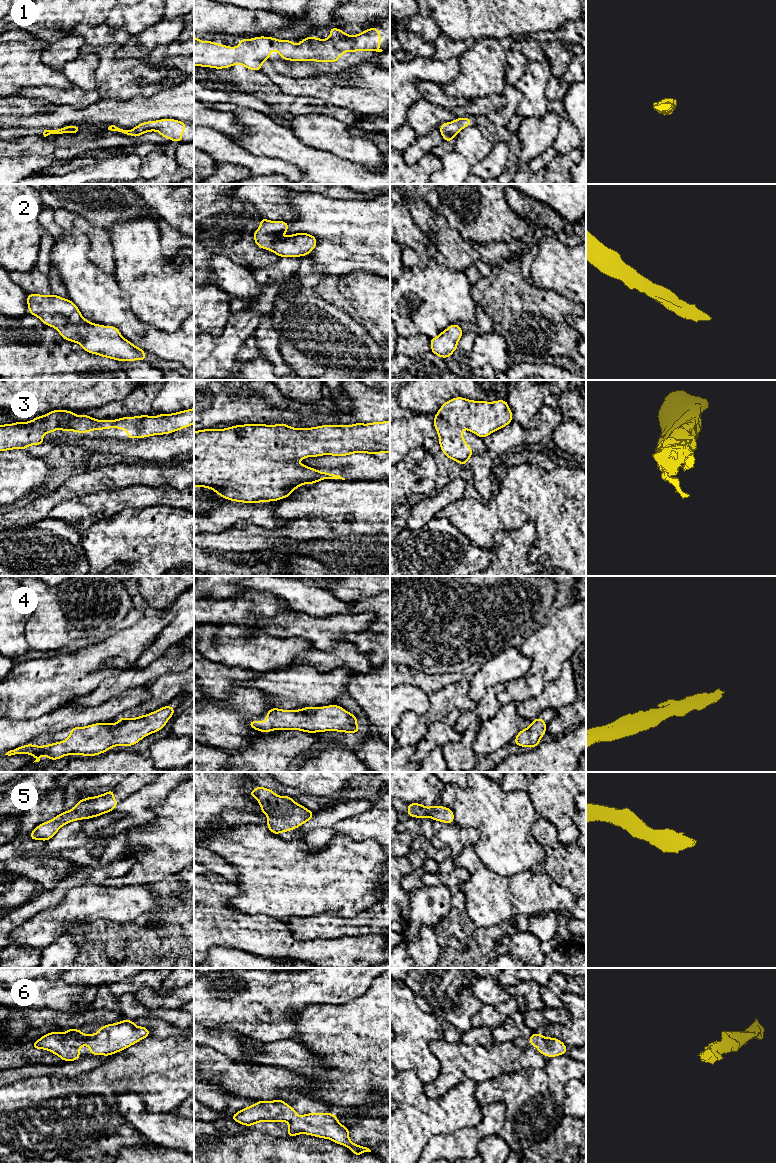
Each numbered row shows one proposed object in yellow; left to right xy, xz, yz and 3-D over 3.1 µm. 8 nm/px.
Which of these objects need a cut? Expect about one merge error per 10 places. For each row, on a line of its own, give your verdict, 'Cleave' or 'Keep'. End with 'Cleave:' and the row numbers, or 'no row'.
1: Keep
2: Keep
3: Keep
4: Keep
5: Keep
6: Keep
Cleave: no row

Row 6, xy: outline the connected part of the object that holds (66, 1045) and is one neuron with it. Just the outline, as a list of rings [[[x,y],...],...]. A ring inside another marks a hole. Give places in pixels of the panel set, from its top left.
[[[132,1020],[102,1025],[95,1034],[83,1034],[80,1029],[66,1029],[65,1033],[50,1032],[35,1041],[31,1048],[44,1049],[58,1055],[62,1061],[75,1061],[79,1050],[88,1045],[90,1055],[110,1056],[150,1036],[144,1026],[137,1027]]]

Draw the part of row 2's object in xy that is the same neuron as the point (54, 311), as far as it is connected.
[[[27,294],[27,305],[31,315],[38,317],[45,325],[56,328],[65,340],[80,344],[88,353],[111,358],[118,362],[123,360],[146,361],[147,352],[123,338],[117,327],[93,324],[86,320],[81,315],[79,308],[69,299],[54,294],[49,296]]]

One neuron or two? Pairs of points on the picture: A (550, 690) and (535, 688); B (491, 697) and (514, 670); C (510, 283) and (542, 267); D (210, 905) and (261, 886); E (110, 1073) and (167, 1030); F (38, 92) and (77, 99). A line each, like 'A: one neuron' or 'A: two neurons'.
A: two neurons
B: two neurons
C: two neurons
D: two neurons
E: two neurons
F: one neuron

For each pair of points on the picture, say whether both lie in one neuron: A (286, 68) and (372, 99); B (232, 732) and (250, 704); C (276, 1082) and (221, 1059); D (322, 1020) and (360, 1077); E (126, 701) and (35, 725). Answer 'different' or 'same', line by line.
A: different
B: same
C: same
D: same
E: same

